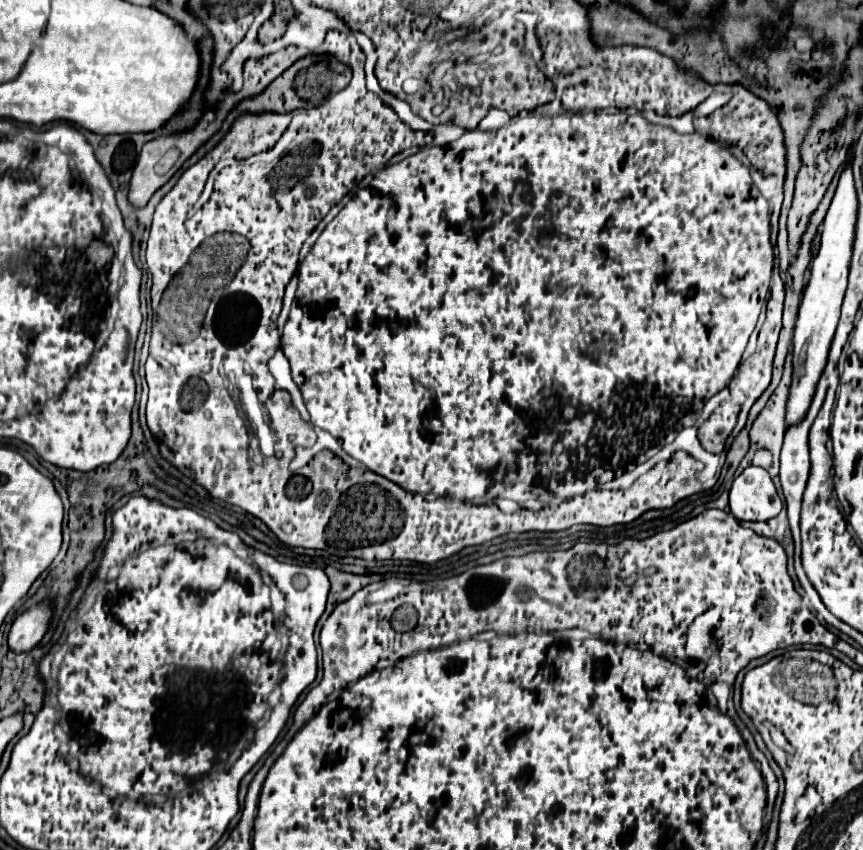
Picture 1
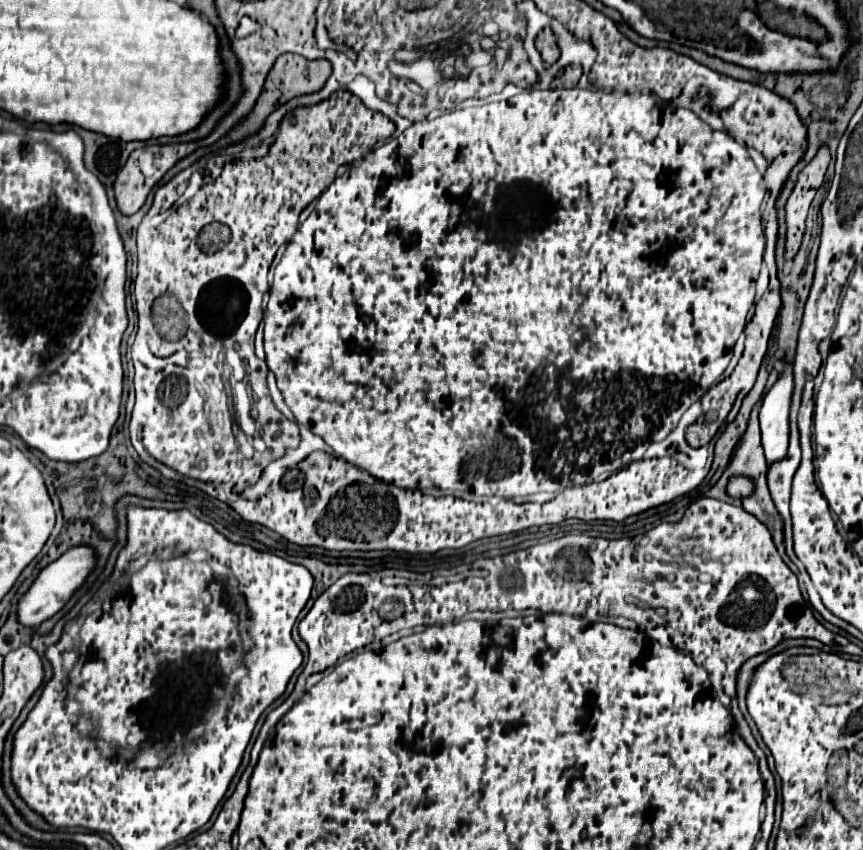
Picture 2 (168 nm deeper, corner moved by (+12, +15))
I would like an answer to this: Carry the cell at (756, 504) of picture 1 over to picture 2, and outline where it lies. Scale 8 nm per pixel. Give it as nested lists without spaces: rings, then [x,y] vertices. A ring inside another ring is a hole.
[[[734,477],[728,483],[728,493],[732,497],[746,497],[752,491],[754,491],[754,485],[752,485],[752,481],[748,477]]]

